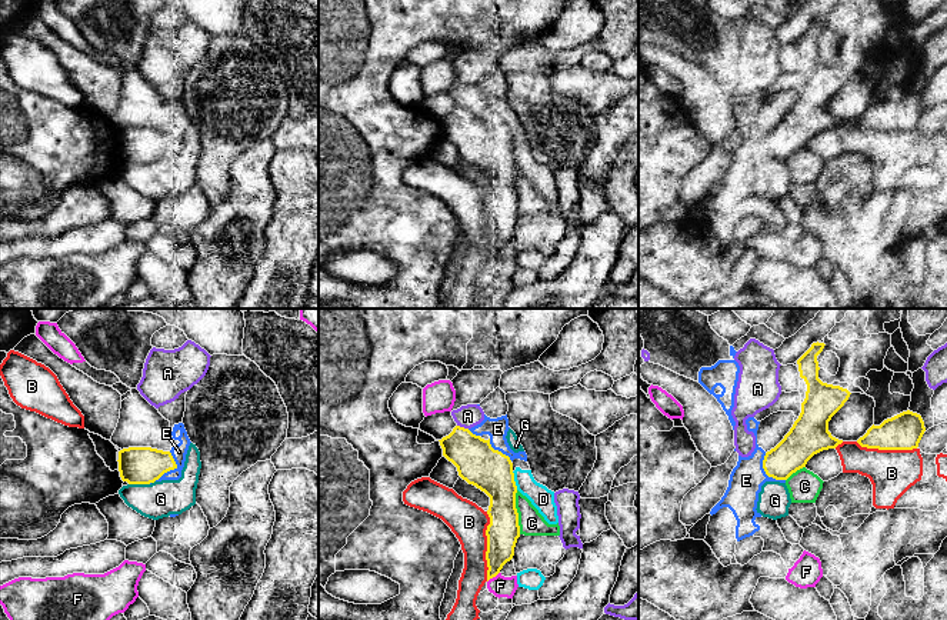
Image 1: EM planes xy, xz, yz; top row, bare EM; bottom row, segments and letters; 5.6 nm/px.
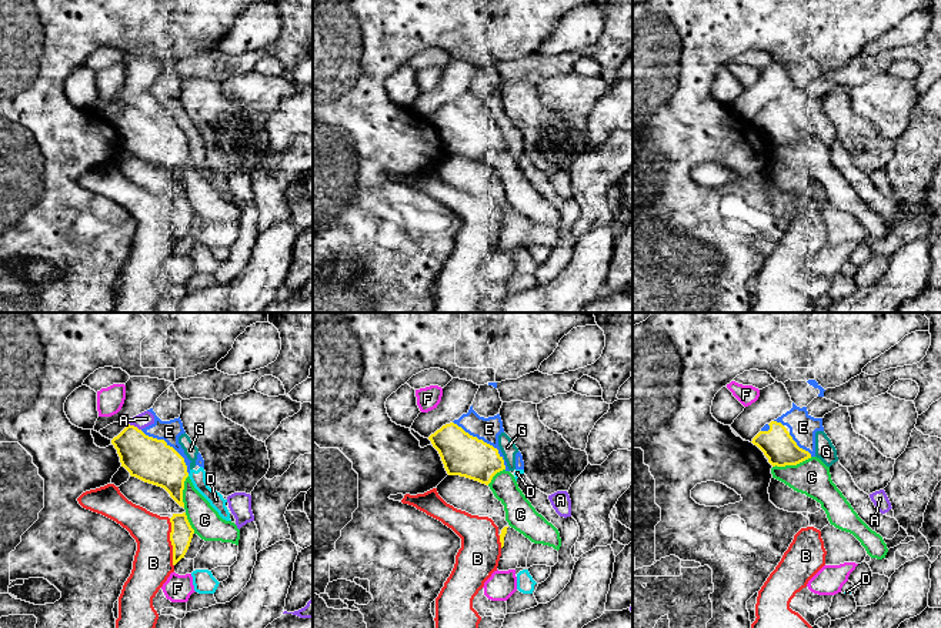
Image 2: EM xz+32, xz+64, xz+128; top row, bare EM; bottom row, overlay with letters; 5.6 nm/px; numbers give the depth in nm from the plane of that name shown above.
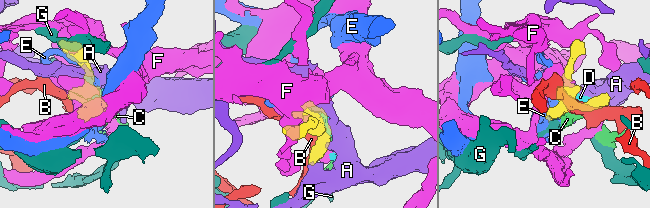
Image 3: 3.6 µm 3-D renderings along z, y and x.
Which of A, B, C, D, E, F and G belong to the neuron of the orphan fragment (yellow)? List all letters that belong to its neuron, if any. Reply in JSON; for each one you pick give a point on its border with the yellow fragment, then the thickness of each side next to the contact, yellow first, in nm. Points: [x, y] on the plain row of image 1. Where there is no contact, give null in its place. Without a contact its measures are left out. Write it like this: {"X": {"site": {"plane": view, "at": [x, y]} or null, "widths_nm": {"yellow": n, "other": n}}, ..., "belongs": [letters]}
{"E": {"site": {"plane": "yz", "at": [766, 153]}, "widths_nm": {"yellow": 190, "other": 190}}, "belongs": ["E"]}

